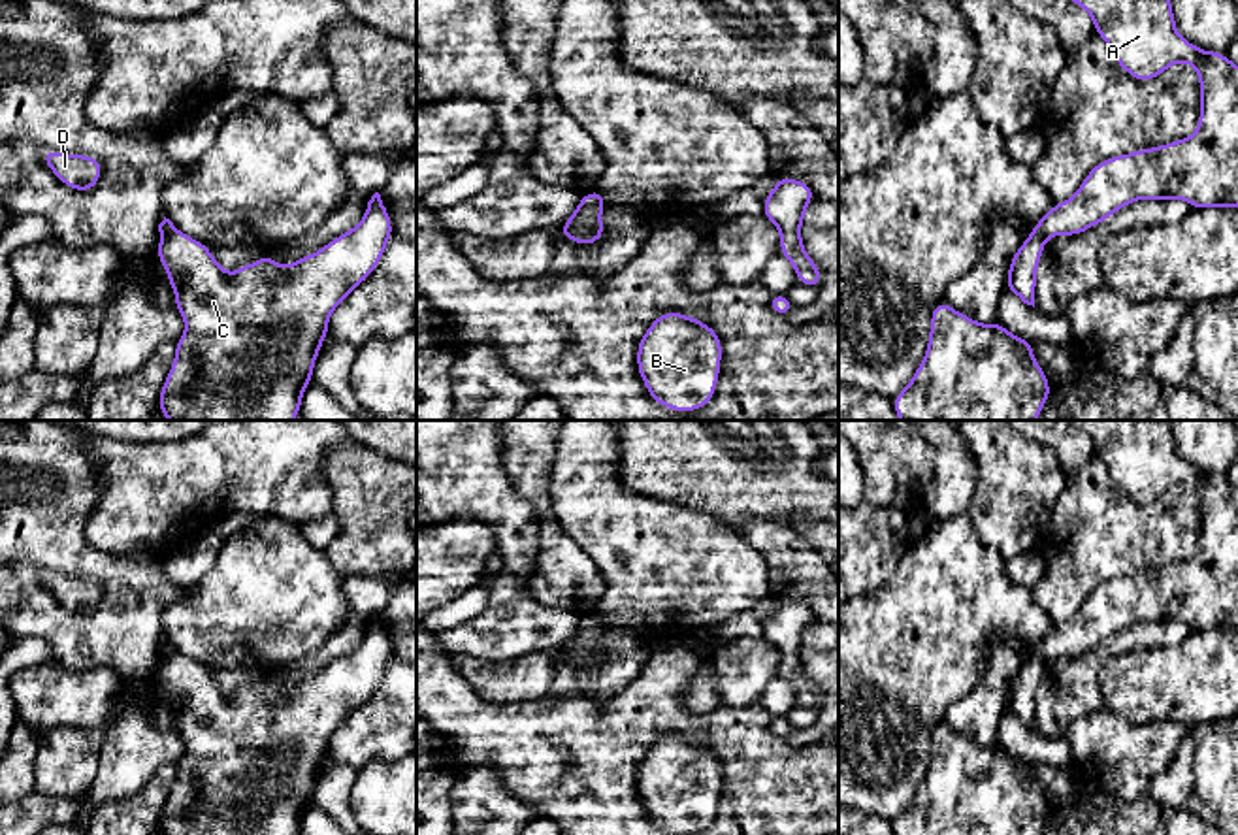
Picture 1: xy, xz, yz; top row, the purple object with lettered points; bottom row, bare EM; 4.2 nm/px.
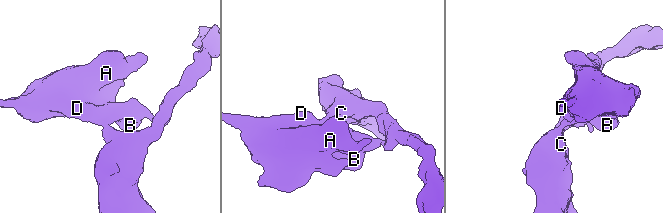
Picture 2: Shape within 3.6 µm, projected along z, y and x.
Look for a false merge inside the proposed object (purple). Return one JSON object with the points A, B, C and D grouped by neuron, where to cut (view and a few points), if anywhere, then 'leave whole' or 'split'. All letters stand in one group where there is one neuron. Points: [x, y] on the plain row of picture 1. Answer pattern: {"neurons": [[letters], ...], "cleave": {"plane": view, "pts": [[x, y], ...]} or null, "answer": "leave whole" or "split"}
{"neurons": [["A", "B", "D"], ["C"]], "cleave": {"plane": "xy", "pts": [[176, 651], [162, 660]]}, "answer": "split"}

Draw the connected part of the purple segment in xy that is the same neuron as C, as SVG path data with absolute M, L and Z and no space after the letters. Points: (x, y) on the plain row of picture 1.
M375 614L364 641L352 652L290 688L279 688L266 675L228 696L202 663L179 652L162 660L156 679L168 694L175 731L187 752L173 767L175 782L162 807L156 833L300 835L334 731L371 697L392 658L388 631Z

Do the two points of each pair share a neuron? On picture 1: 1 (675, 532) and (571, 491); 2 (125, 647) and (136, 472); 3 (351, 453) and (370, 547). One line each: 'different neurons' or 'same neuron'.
1: same neuron
2: different neurons
3: same neuron

